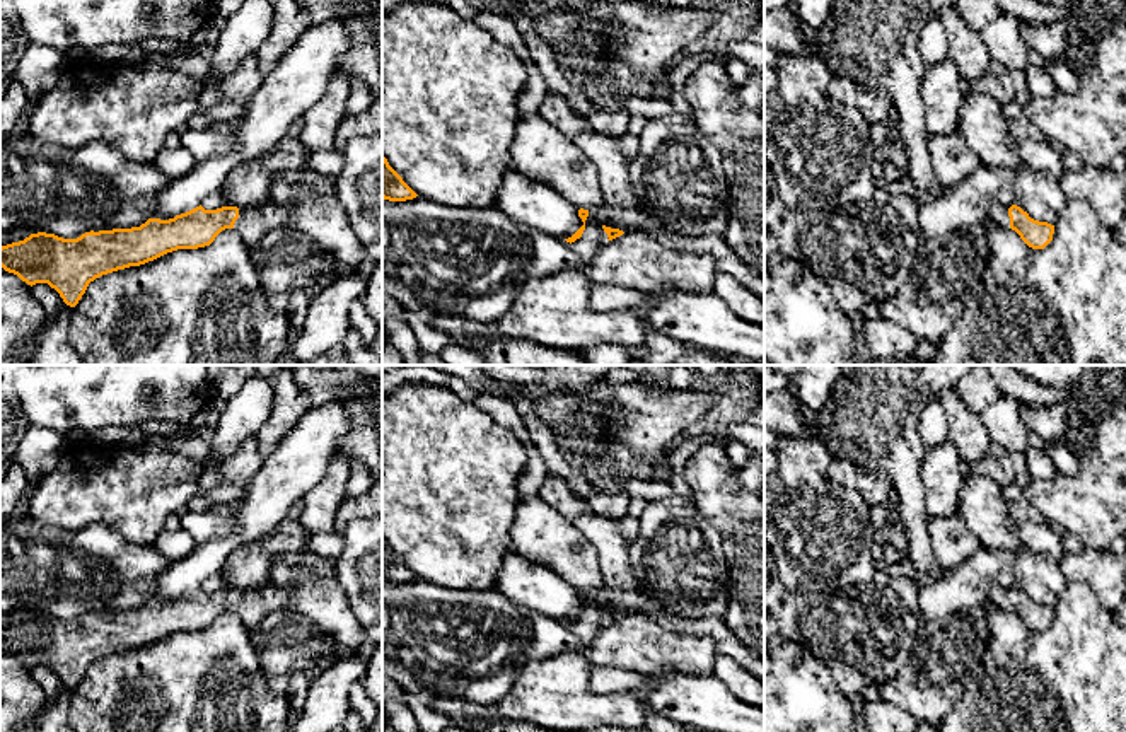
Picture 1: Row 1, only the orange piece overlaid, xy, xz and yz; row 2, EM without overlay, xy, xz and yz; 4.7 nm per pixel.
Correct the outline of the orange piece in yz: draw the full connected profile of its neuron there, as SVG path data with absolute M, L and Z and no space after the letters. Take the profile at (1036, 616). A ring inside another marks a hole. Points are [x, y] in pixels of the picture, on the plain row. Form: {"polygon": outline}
{"polygon": "M995 585L988 590L986 601L1003 611L1015 613L1032 631L1044 631L1053 623L1054 607L1030 601L1029 595L1017 587L1007 590Z"}

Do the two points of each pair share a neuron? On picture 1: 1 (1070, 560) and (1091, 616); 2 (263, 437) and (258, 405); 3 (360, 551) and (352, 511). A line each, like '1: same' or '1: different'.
1: different
2: different
3: different

